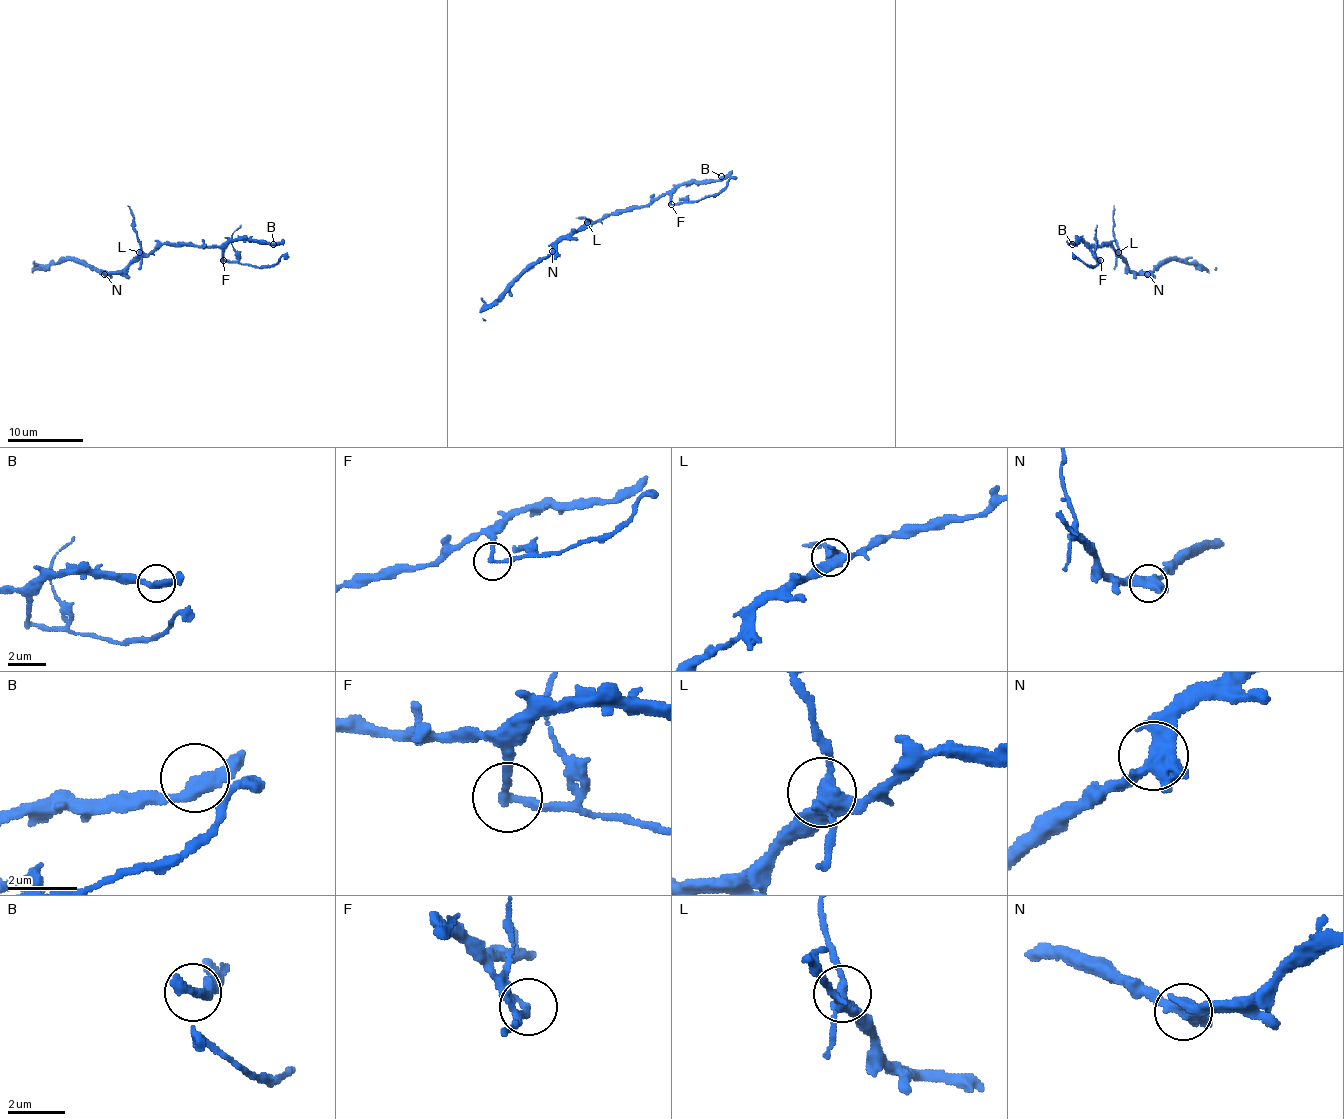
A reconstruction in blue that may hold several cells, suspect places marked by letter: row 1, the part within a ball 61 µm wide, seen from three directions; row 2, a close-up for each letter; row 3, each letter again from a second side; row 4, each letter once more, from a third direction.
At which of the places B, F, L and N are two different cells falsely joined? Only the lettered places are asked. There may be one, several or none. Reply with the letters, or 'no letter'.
F, L

